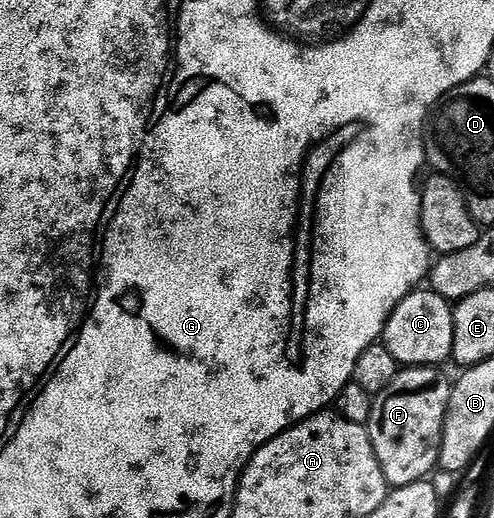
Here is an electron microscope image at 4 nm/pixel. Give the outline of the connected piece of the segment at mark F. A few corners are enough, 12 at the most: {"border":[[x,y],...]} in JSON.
{"border":[[404,367],[372,399],[366,428],[390,487],[438,465],[452,387]]}

